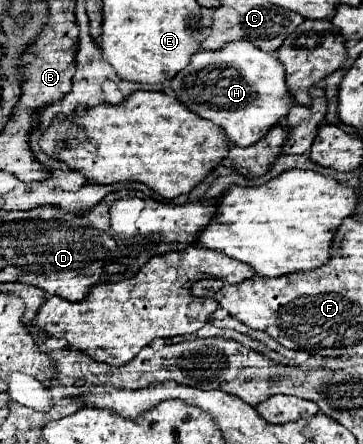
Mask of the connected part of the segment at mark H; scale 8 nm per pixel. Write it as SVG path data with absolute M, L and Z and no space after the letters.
M233 41L217 51L195 53L191 57L191 63L171 79L171 91L193 113L219 125L231 143L239 147L247 147L247 145L253 145L253 141L259 141L261 137L265 137L269 127L277 125L279 119L285 117L289 107L293 105L293 99L287 91L283 77L285 77L285 71L273 53L265 53L249 41Z

